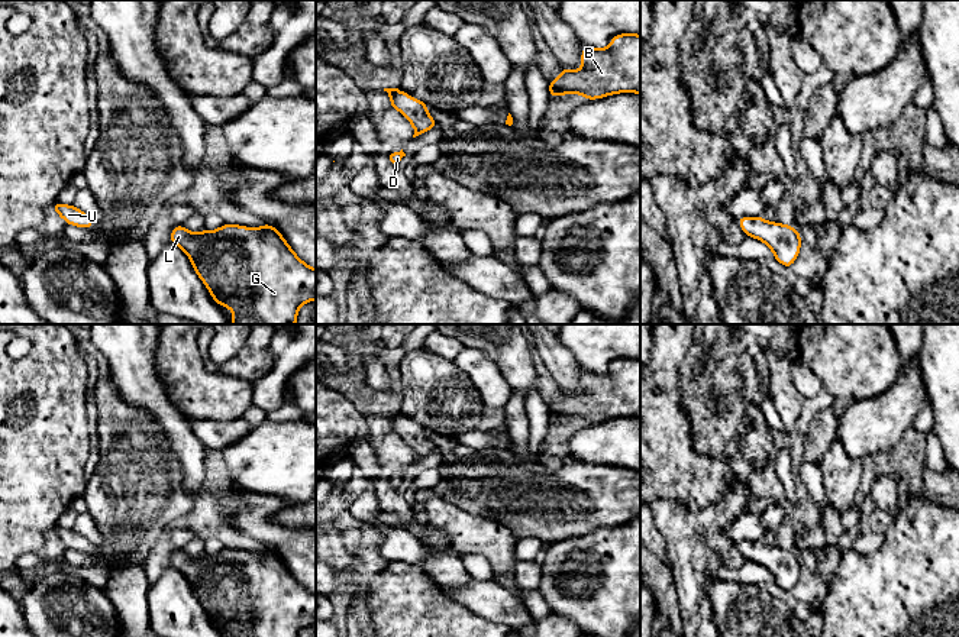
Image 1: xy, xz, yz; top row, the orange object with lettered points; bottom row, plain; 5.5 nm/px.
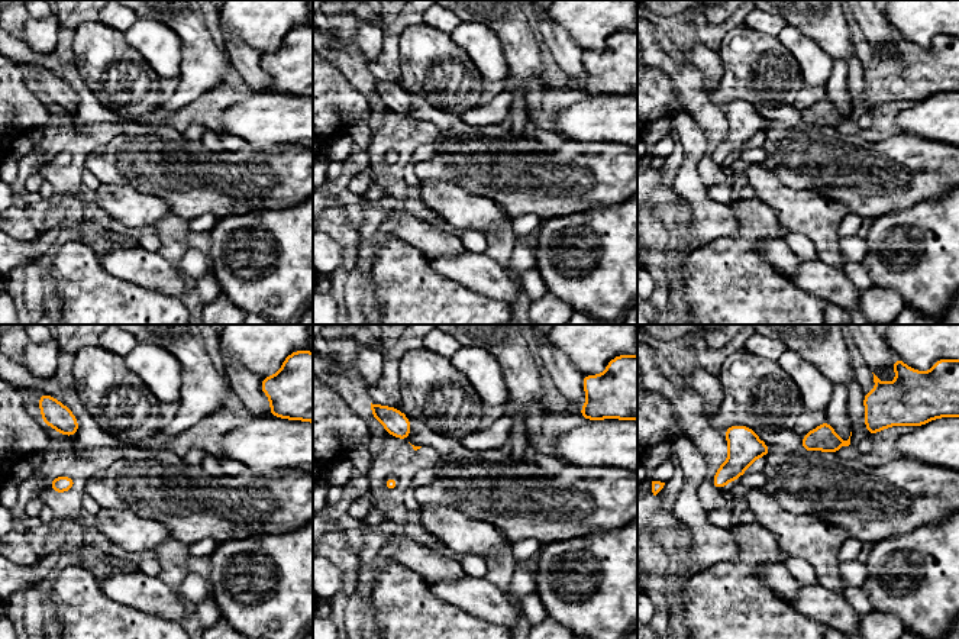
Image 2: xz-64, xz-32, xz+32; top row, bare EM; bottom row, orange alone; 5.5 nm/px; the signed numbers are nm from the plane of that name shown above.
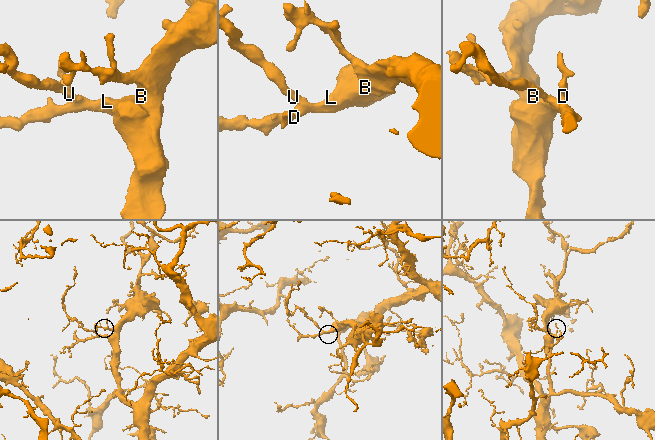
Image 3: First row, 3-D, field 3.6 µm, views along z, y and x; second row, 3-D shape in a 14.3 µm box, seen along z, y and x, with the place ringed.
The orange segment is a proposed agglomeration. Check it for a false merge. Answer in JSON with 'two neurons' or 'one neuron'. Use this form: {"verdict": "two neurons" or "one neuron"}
{"verdict": "one neuron"}

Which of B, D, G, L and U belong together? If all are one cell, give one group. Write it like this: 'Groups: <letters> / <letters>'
Groups: B D G L U

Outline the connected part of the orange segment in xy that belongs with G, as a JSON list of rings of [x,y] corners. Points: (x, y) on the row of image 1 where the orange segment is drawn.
[[[223,223],[217,230],[200,233],[191,233],[183,224],[177,224],[171,232],[169,242],[187,253],[213,300],[219,305],[233,310],[232,324],[296,324],[298,308],[304,303],[316,300],[316,269],[306,265],[271,224],[249,229]]]

